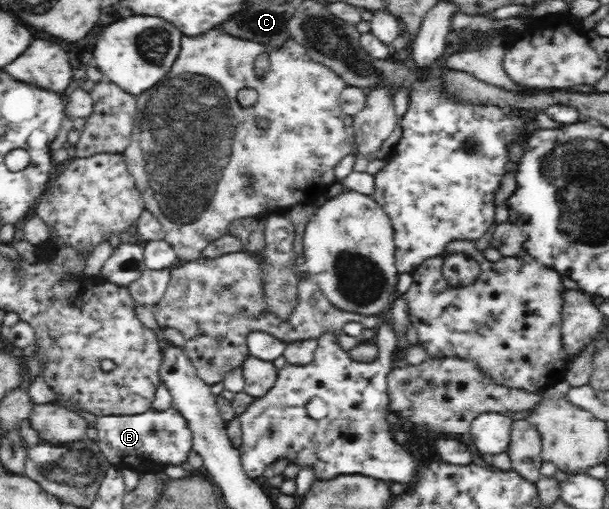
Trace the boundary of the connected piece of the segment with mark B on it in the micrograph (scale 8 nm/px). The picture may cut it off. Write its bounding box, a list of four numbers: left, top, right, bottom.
[94,407,193,469]

